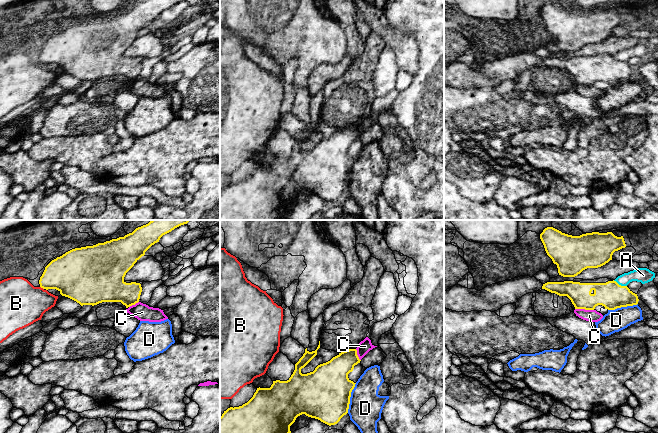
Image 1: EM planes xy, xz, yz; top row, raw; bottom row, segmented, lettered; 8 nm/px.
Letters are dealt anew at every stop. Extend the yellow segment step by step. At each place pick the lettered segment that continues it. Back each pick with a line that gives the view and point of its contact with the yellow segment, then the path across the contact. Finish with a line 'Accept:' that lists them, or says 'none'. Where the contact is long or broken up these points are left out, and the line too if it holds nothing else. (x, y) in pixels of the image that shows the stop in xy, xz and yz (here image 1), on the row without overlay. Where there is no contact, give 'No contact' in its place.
Accept: none

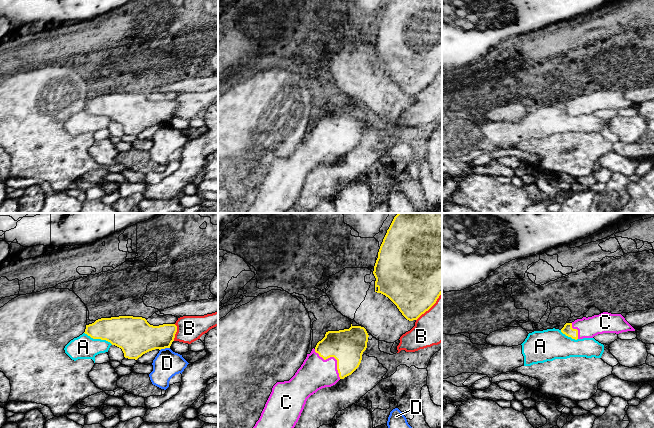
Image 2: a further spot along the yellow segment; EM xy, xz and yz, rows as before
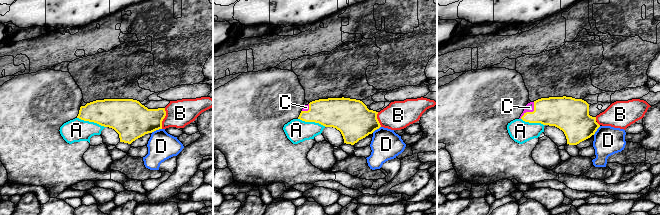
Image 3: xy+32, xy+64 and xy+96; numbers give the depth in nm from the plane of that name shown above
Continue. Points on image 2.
C: Touches yellow at xz (334, 133). Path across: xz (347, 122), (334, 133), (315, 149)
Accept: C

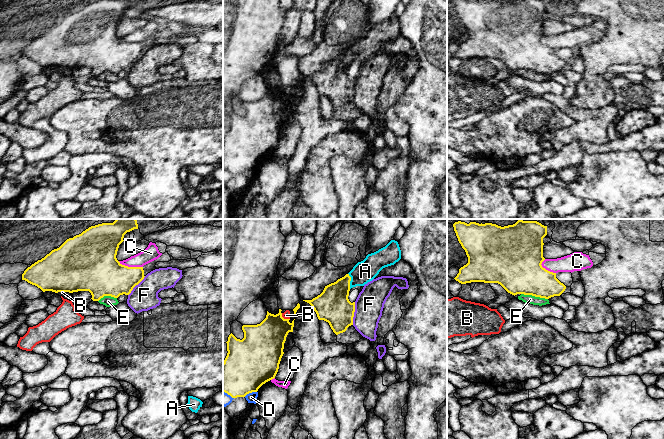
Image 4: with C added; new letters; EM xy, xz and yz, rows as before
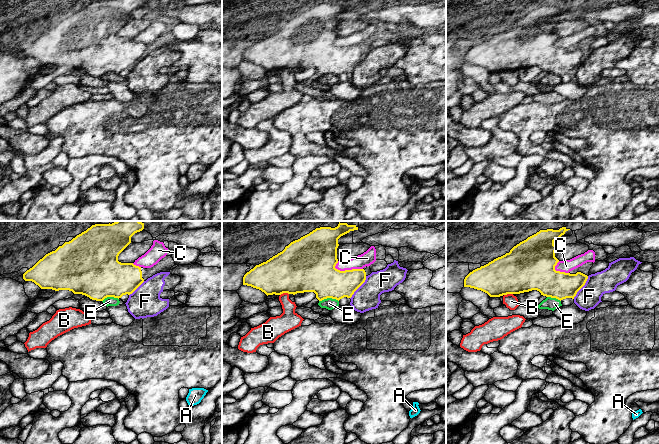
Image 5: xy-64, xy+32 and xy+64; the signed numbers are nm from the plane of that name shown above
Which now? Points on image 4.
Accept: none

